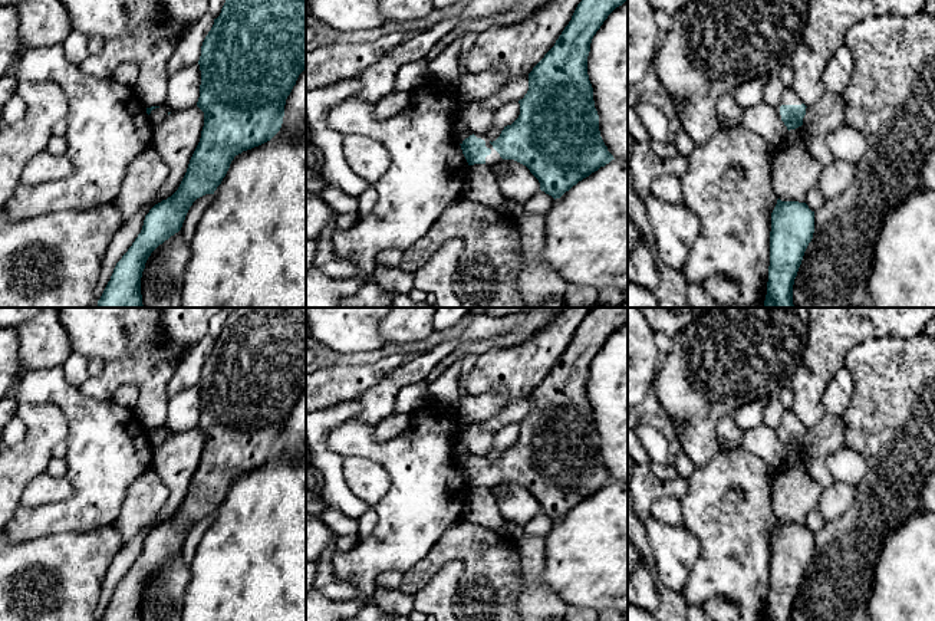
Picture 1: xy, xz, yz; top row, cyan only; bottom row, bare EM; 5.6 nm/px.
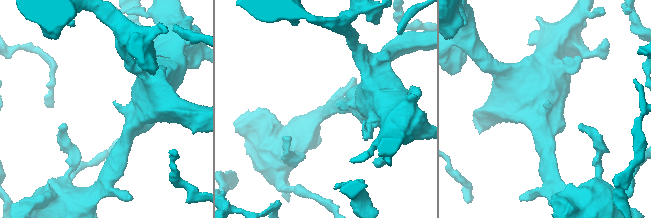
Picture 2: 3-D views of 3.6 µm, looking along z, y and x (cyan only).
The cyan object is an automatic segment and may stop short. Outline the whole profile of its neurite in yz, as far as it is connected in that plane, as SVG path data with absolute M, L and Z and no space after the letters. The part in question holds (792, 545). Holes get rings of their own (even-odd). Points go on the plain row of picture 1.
M777 522L771 535L766 621L793 621L794 601L813 555L814 533L806 525Z

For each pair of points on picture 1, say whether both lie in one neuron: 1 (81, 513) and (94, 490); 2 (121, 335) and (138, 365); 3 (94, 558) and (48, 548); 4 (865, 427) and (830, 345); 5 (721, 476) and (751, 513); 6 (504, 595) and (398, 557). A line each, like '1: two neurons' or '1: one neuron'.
1: one neuron
2: two neurons
3: one neuron
4: two neurons
5: one neuron
6: two neurons

